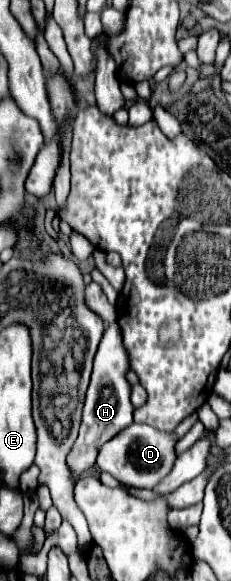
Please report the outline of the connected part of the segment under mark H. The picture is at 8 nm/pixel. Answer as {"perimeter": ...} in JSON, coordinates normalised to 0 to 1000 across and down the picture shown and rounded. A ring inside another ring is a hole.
{"perimeter":[[[485,554],[485,558],[468,558],[468,565],[433,585],[416,616],[407,616],[407,640],[398,640],[398,654],[390,654],[372,688],[364,688],[346,747],[338,747],[338,757],[294,785],[294,799],[320,812],[320,826],[364,809],[407,802],[424,775],[459,757],[502,750],[502,744],[519,744],[519,737],[545,737],[580,726],[571,723],[580,699],[563,692],[563,661],[545,654],[545,640],[554,640],[554,609],[537,606],[537,596],[528,596],[519,565],[502,554]]]}

